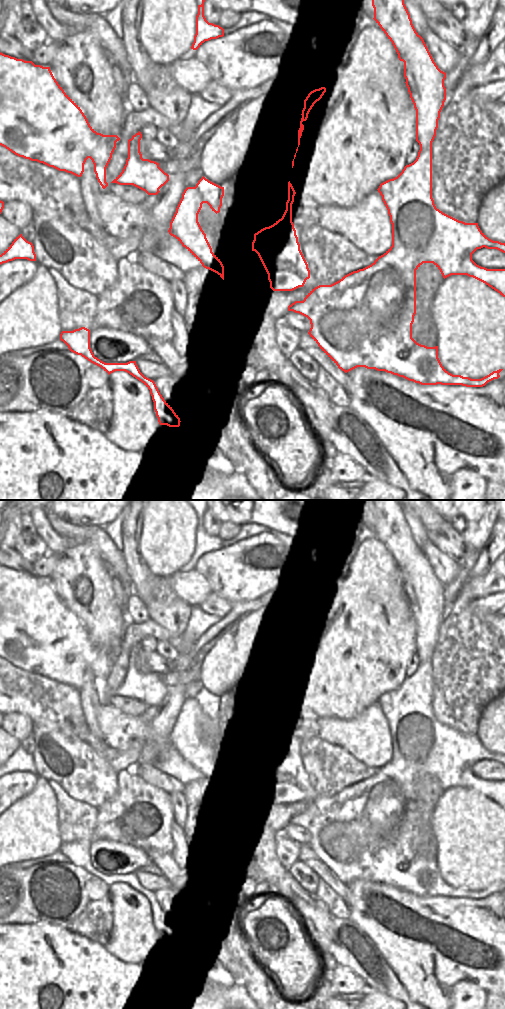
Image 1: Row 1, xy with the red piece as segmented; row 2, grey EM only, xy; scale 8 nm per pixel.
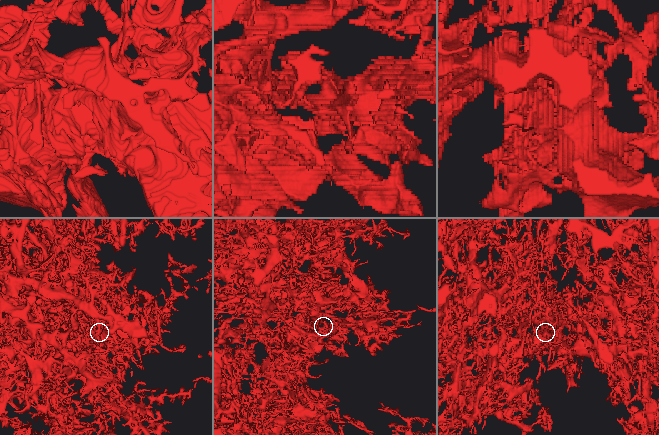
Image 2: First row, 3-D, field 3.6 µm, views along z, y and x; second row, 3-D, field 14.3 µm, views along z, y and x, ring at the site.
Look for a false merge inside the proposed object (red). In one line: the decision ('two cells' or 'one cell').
two cells

